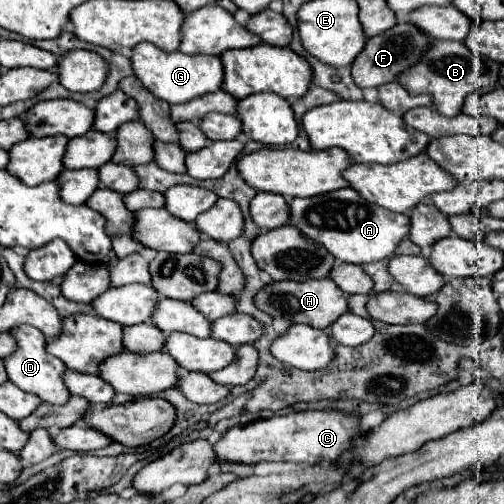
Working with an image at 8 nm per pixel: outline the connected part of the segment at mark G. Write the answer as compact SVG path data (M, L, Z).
M139 43L133 47L131 67L133 67L135 77L143 83L145 89L149 89L149 93L153 93L155 97L159 97L171 105L185 103L185 101L205 95L205 93L213 93L223 83L223 65L221 65L219 57L183 55L181 51L165 53L151 43Z

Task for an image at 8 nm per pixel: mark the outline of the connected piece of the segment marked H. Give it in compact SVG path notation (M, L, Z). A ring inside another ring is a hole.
M311 279L311 281L273 281L259 289L255 295L255 305L267 315L283 317L293 323L305 323L317 329L327 329L337 317L347 313L347 299L343 291L331 279Z

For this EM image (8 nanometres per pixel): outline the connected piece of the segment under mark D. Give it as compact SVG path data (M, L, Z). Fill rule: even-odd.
M19 325L11 331L11 335L17 341L17 349L15 353L11 353L11 357L5 357L5 371L7 371L9 381L15 383L19 389L37 395L45 403L63 405L69 399L69 391L63 385L63 373L67 369L59 359L55 359L53 355L45 351L47 339L43 337L43 333L39 333L39 329L31 325Z

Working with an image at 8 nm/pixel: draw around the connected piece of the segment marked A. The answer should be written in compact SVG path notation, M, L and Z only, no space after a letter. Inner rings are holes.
M351 187L337 189L331 193L307 197L307 199L289 199L289 223L297 227L303 237L323 245L335 259L345 263L373 263L385 257L391 257L395 247L409 233L409 217L401 213L389 213L379 209L373 203L367 203Z

